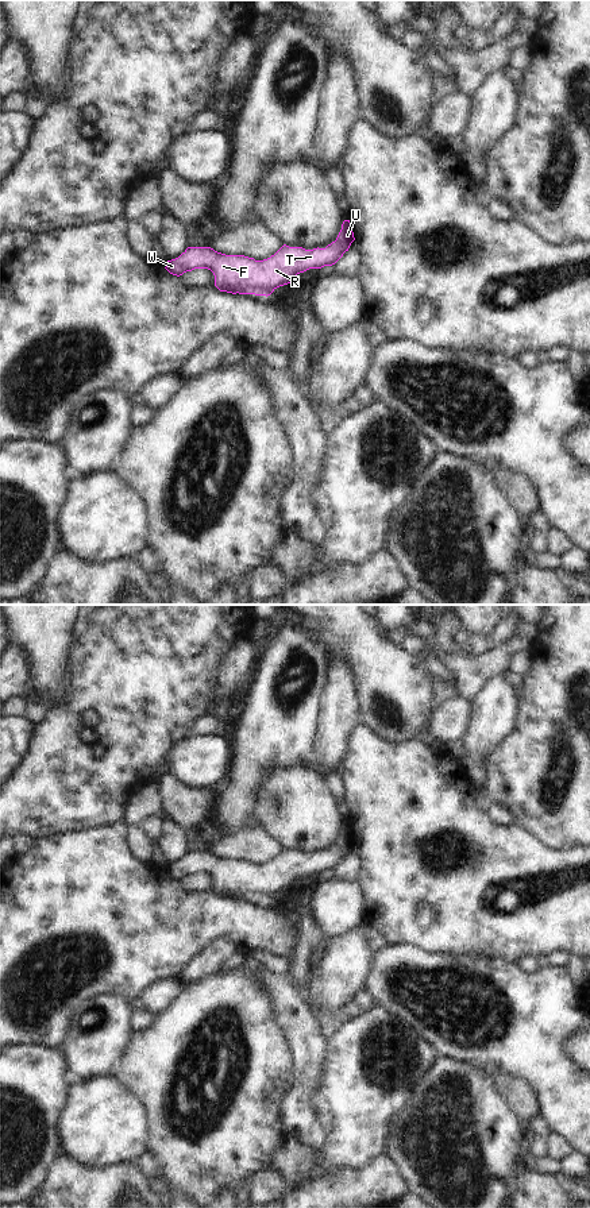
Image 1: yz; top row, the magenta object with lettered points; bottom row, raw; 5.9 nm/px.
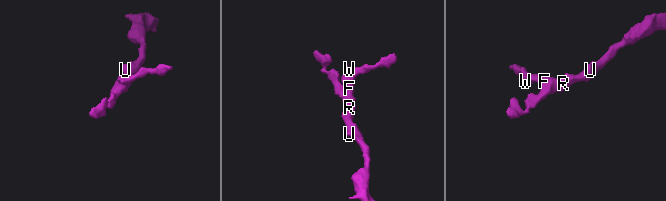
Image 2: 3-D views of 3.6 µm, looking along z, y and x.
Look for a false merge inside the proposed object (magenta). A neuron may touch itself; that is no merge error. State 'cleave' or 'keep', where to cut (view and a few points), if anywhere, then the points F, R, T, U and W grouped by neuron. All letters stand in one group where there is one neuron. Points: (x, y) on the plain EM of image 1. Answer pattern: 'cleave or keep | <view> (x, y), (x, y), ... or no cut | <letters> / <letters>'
keep | no cut | F R T U W

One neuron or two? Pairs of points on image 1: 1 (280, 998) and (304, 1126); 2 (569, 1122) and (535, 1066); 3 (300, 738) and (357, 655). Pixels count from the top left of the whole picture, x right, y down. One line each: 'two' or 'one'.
1: one
2: one
3: two

